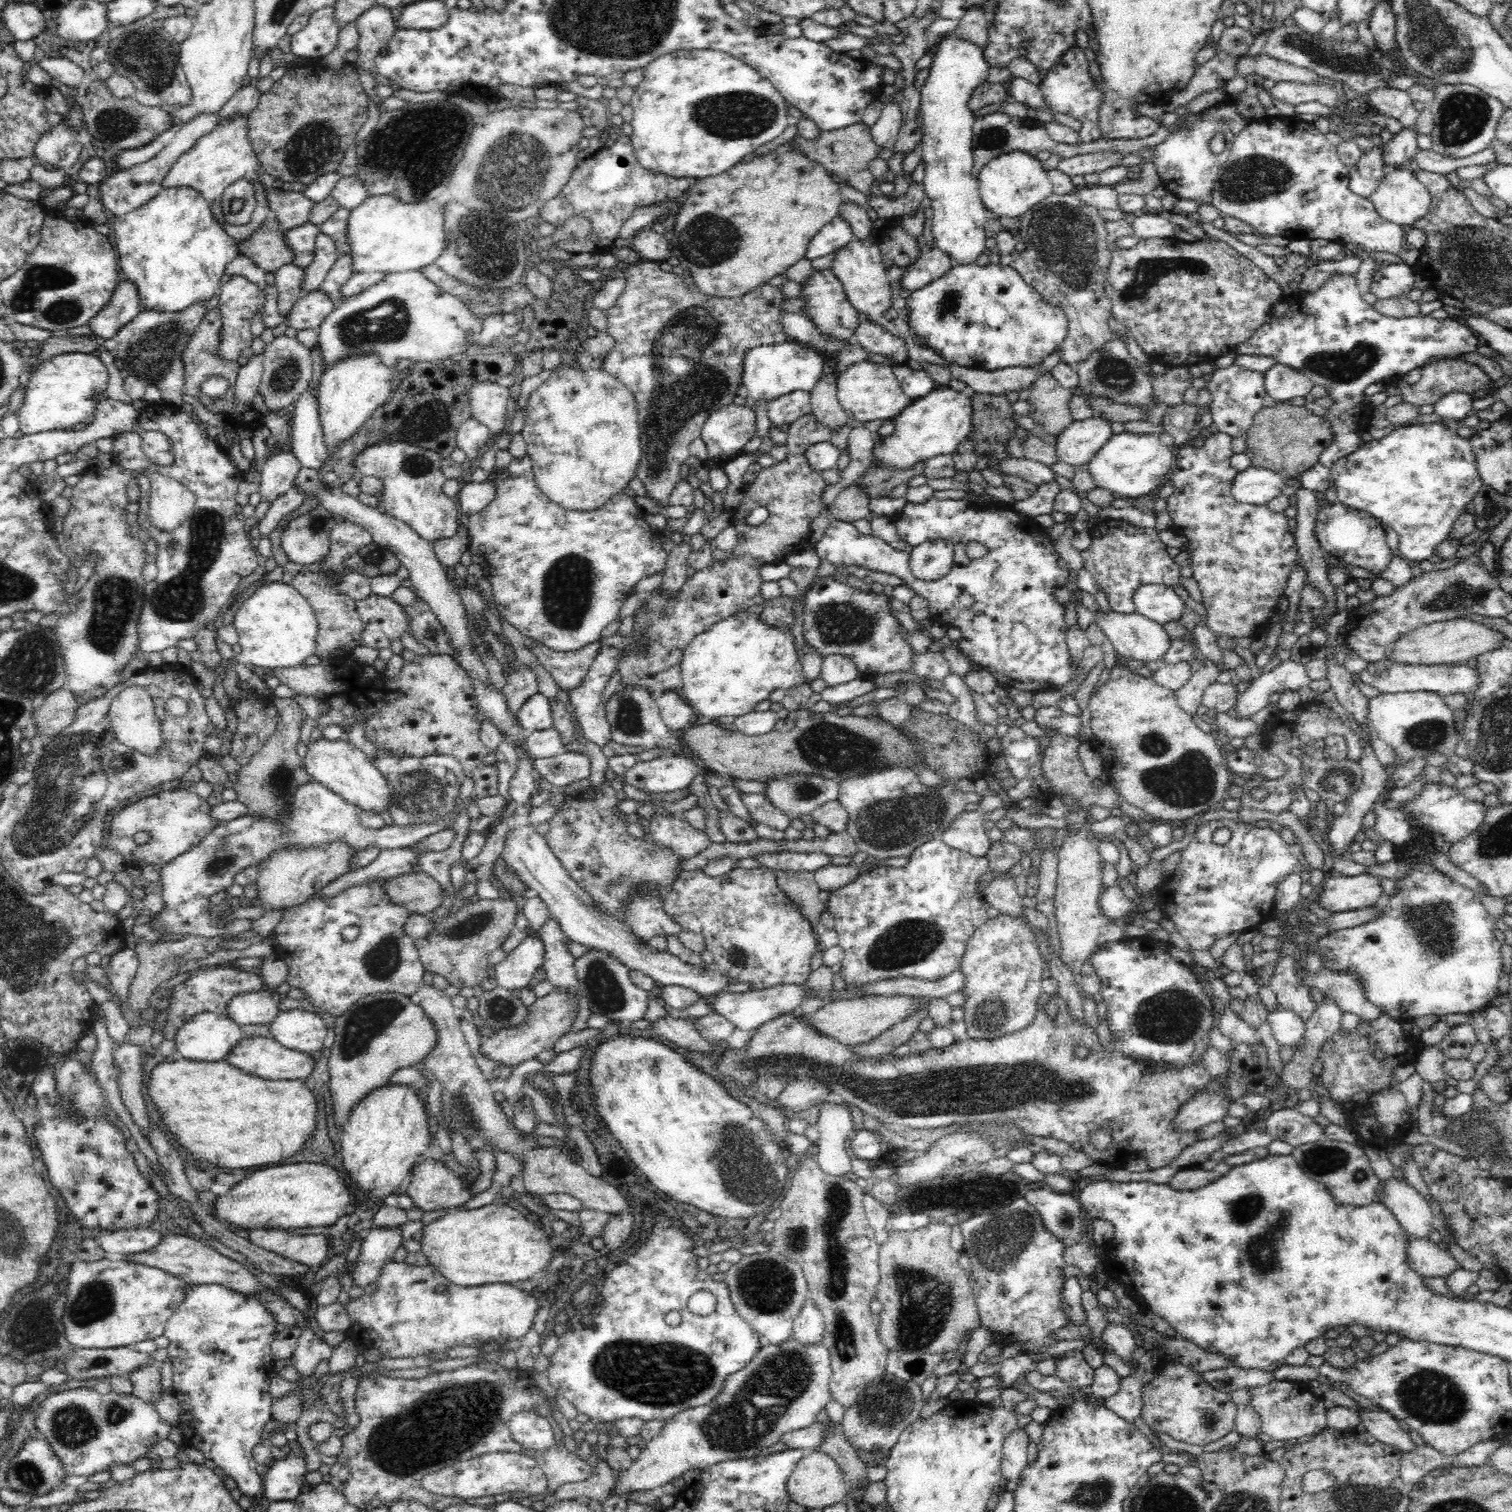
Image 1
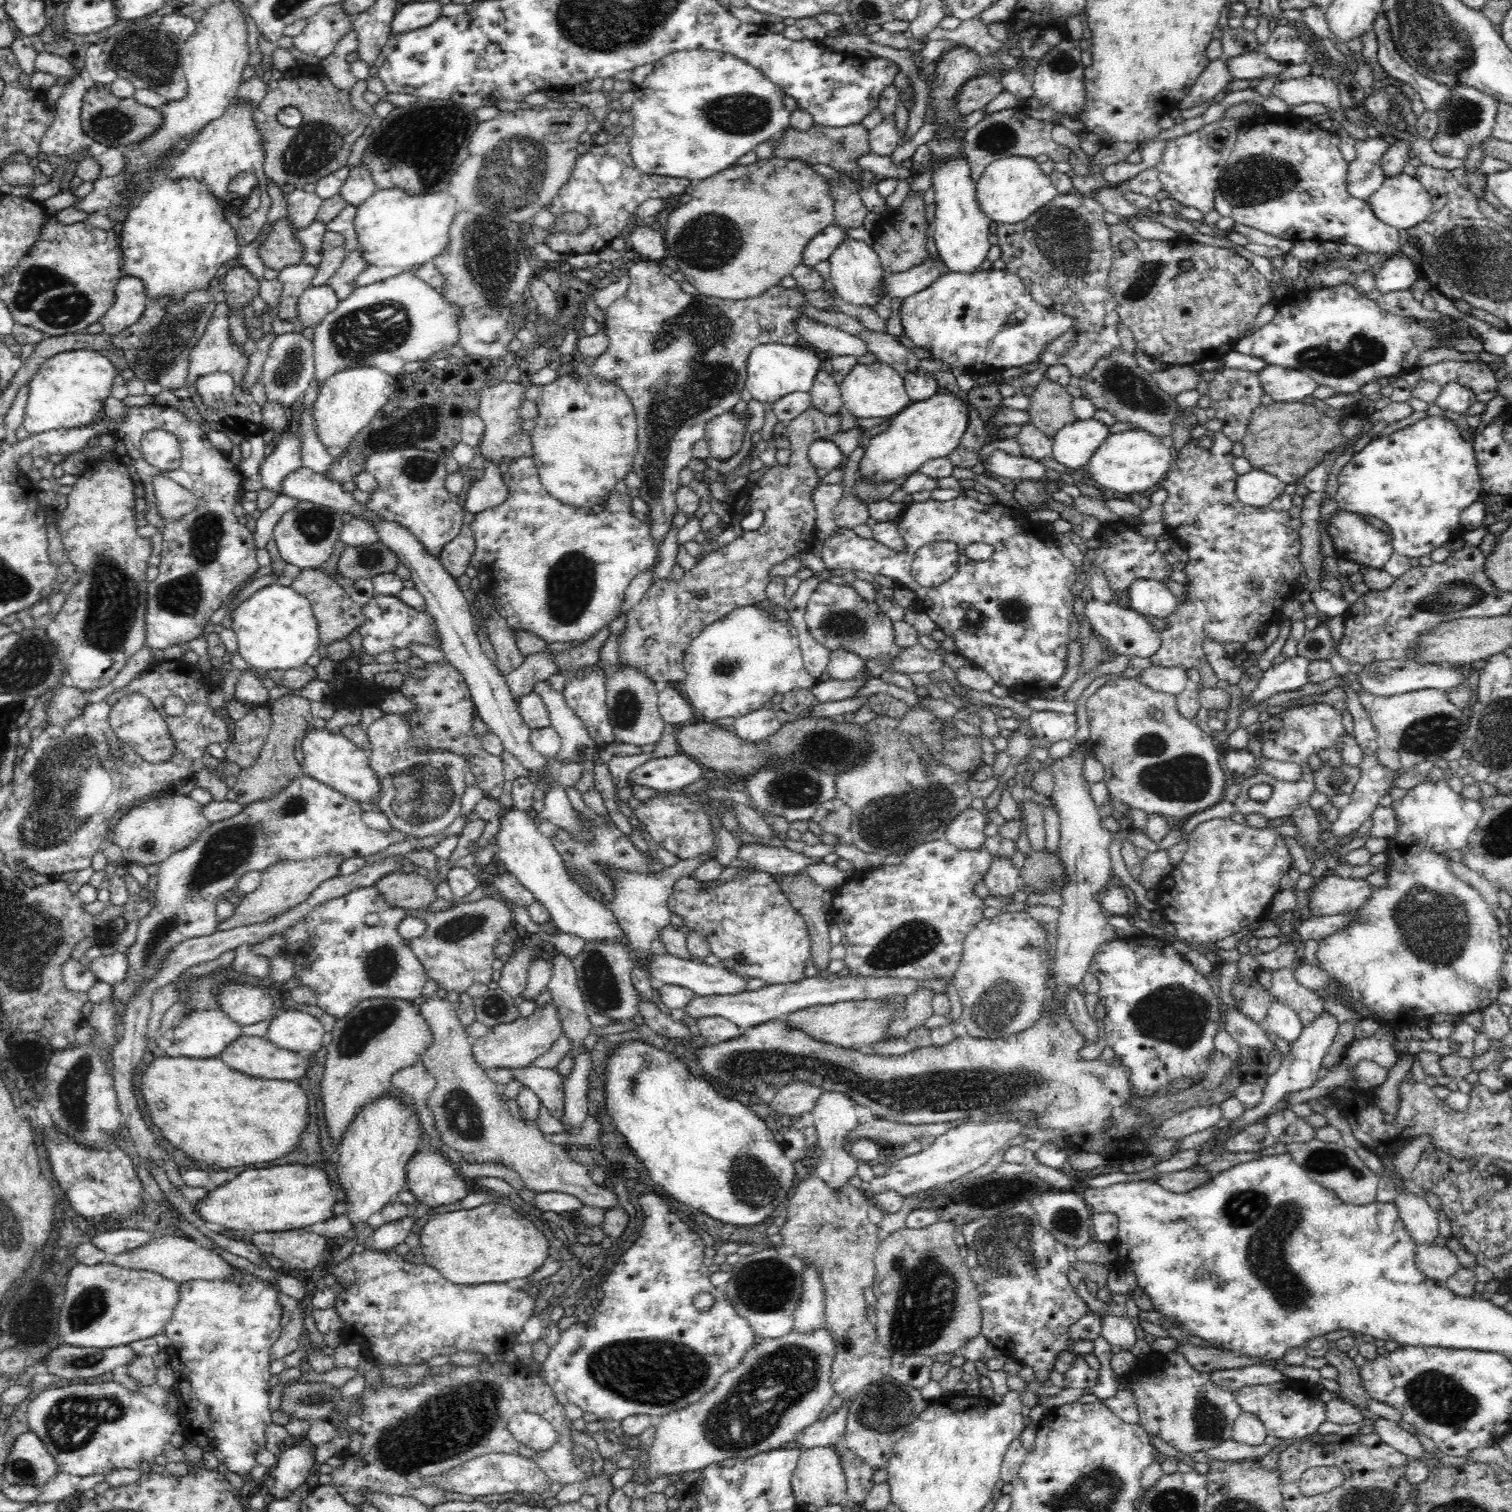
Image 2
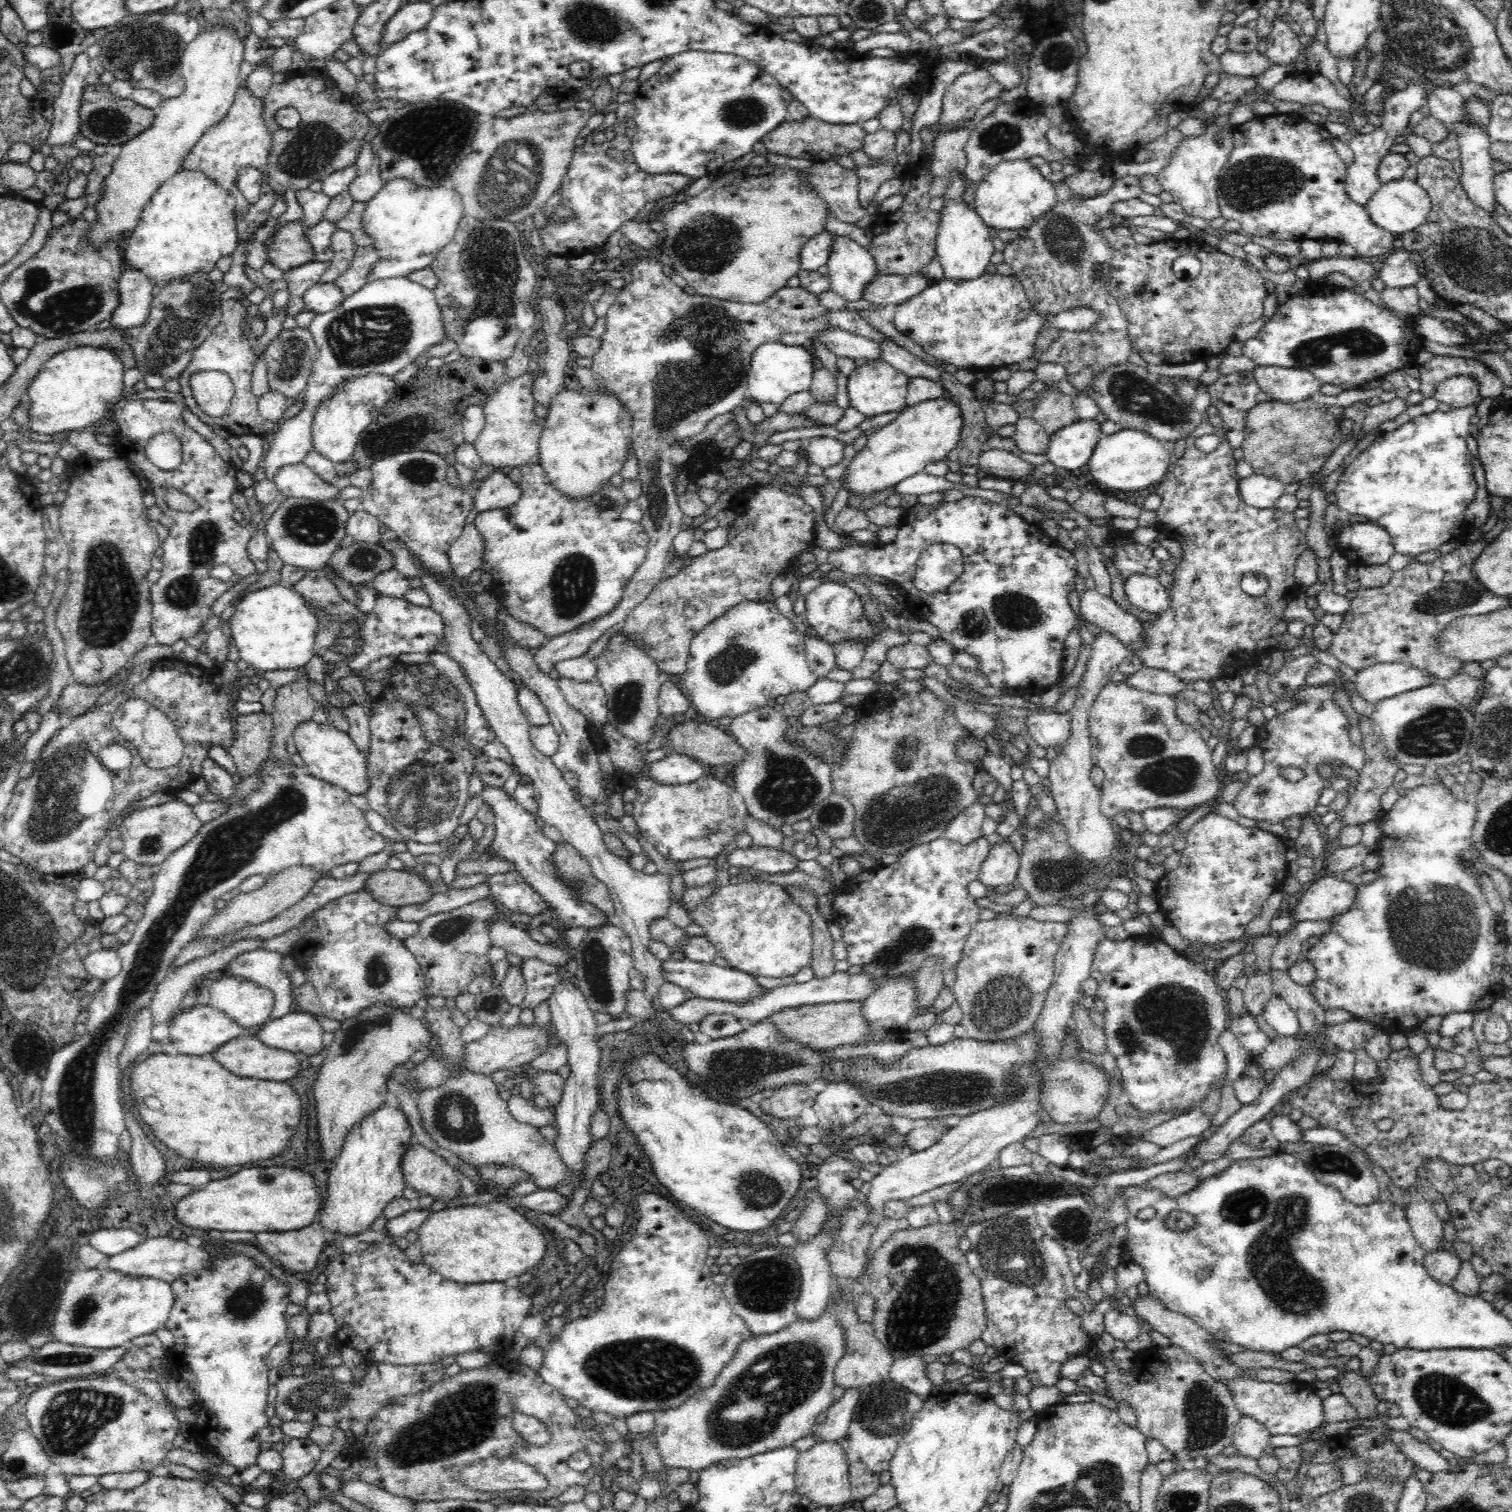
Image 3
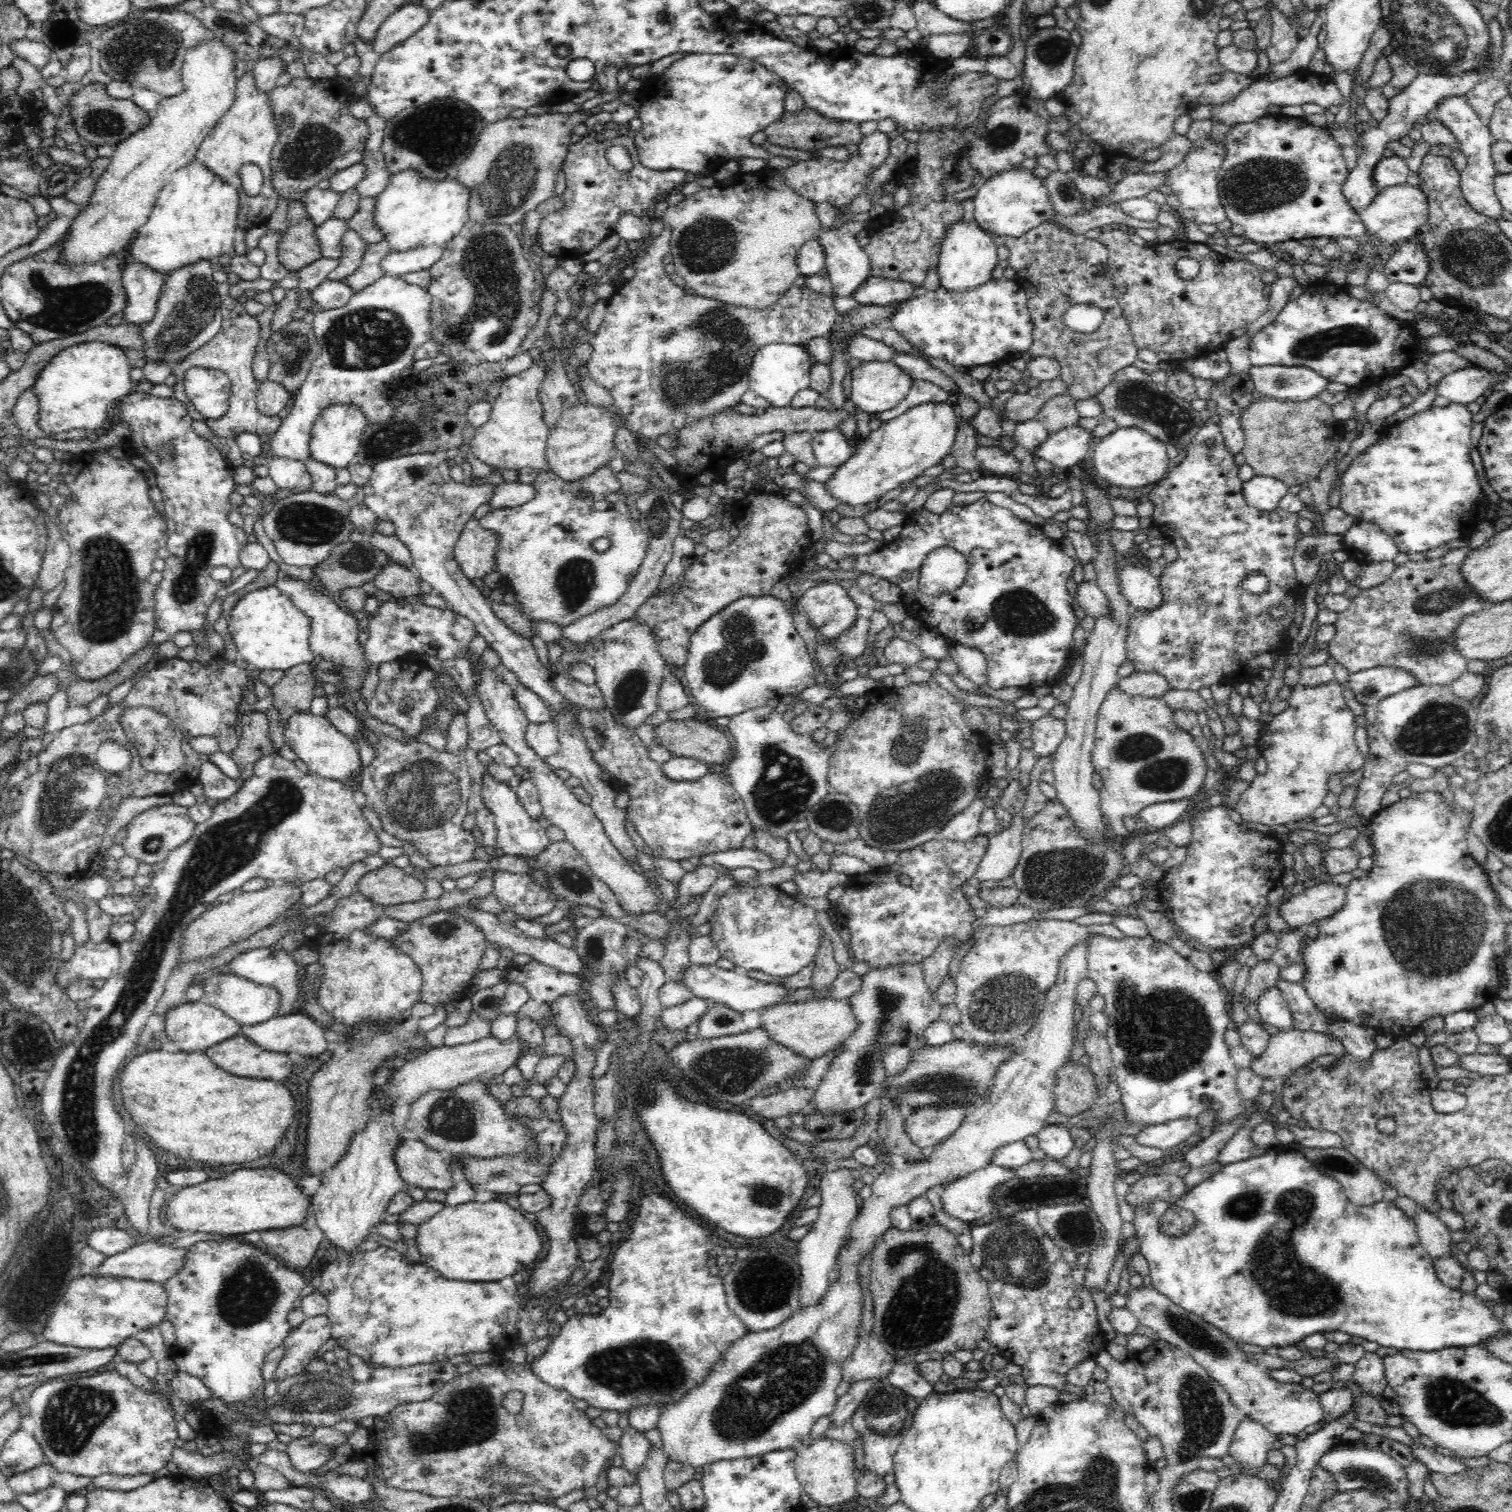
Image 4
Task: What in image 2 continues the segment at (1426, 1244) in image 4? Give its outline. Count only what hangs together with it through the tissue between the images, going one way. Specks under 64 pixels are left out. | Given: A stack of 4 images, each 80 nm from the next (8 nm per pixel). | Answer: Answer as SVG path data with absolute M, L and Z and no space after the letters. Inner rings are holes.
M1406 1191L1398 1192L1393 1200L1404 1227L1417 1244L1435 1244L1438 1236L1438 1216L1428 1202Z

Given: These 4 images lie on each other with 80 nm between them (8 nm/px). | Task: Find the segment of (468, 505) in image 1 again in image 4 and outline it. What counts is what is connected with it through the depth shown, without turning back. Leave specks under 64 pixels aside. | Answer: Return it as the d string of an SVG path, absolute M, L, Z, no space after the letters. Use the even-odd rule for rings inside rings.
M499 478L494 480L494 497L486 505L490 505L493 511L504 508L515 508L532 500L537 496L537 491L531 484L521 484L520 482L505 482Z

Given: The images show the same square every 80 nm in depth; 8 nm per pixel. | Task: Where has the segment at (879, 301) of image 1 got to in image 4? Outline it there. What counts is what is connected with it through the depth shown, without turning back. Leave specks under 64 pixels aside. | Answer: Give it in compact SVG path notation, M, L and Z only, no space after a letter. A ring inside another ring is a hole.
M849 220L845 223L842 223L838 228L825 228L820 227L819 231L814 235L814 239L820 241L820 246L824 249L825 254L825 267L828 273L828 278L831 280L833 286L833 295L834 296L850 296L853 298L854 291L860 286L868 277L871 276L871 264L870 259L863 248L859 246L857 240L857 234L865 229L866 221L853 221Z

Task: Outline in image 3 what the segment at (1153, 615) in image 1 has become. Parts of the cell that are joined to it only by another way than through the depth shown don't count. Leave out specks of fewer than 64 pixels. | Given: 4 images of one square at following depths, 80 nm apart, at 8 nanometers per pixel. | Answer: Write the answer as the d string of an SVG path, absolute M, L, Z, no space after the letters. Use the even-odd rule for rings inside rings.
M1132 573L1124 582L1130 604L1146 612L1164 613L1170 605L1170 593L1157 578L1144 573Z

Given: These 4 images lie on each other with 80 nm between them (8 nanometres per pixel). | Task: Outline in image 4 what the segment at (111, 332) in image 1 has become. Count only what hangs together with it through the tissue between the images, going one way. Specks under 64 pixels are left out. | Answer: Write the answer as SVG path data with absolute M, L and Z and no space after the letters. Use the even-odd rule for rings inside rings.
M136 261L127 264L122 274L122 285L126 291L126 308L122 312L122 322L141 326L150 322L169 275L158 273L148 265Z

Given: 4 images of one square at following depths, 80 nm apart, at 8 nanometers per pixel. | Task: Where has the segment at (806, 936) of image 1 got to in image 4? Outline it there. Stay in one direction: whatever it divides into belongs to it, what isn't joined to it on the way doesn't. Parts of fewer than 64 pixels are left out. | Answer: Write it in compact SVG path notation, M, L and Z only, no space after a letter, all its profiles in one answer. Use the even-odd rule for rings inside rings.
M759 885L757 887L728 888L716 906L716 910L708 918L712 927L709 936L714 940L722 959L728 959L741 972L762 971L766 975L787 978L798 974L811 962L815 962L820 944L825 936L824 929L816 918L816 910L797 902L793 895L780 891L774 885Z

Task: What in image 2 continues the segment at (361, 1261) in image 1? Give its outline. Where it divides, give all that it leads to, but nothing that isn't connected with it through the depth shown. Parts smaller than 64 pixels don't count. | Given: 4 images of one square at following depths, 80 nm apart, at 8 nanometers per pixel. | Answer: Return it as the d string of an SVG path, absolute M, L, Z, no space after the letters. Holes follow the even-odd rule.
M406 1216L396 1222L385 1223L372 1232L371 1236L365 1242L366 1248L376 1251L385 1251L394 1249L398 1244L404 1242L404 1239L411 1233L412 1226L417 1220Z

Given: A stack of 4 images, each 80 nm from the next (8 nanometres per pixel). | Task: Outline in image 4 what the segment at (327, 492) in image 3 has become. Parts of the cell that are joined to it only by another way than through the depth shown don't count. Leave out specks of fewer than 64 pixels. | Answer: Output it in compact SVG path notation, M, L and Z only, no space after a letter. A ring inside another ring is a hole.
M266 456L263 464L268 467L270 477L277 489L291 489L293 494L312 492L312 479L308 475L306 462L289 460L288 458L273 458Z

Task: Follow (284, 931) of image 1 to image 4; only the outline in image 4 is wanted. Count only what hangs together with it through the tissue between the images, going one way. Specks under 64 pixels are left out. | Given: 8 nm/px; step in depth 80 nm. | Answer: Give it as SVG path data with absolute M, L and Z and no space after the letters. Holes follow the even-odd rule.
M355 892L352 896L338 900L336 906L328 910L326 915L330 917L329 924L322 926L315 938L304 942L304 946L320 955L318 963L323 966L324 975L319 991L320 1006L324 1007L335 1022L345 1024L346 1027L358 1024L358 1022L369 1022L369 1024L389 1022L392 1024L392 1020L404 1019L412 1006L421 1001L424 980L420 970L408 955L392 947L392 943L383 937L368 934L368 928L374 924L374 921L385 916L383 905L373 903L368 900L368 897Z

